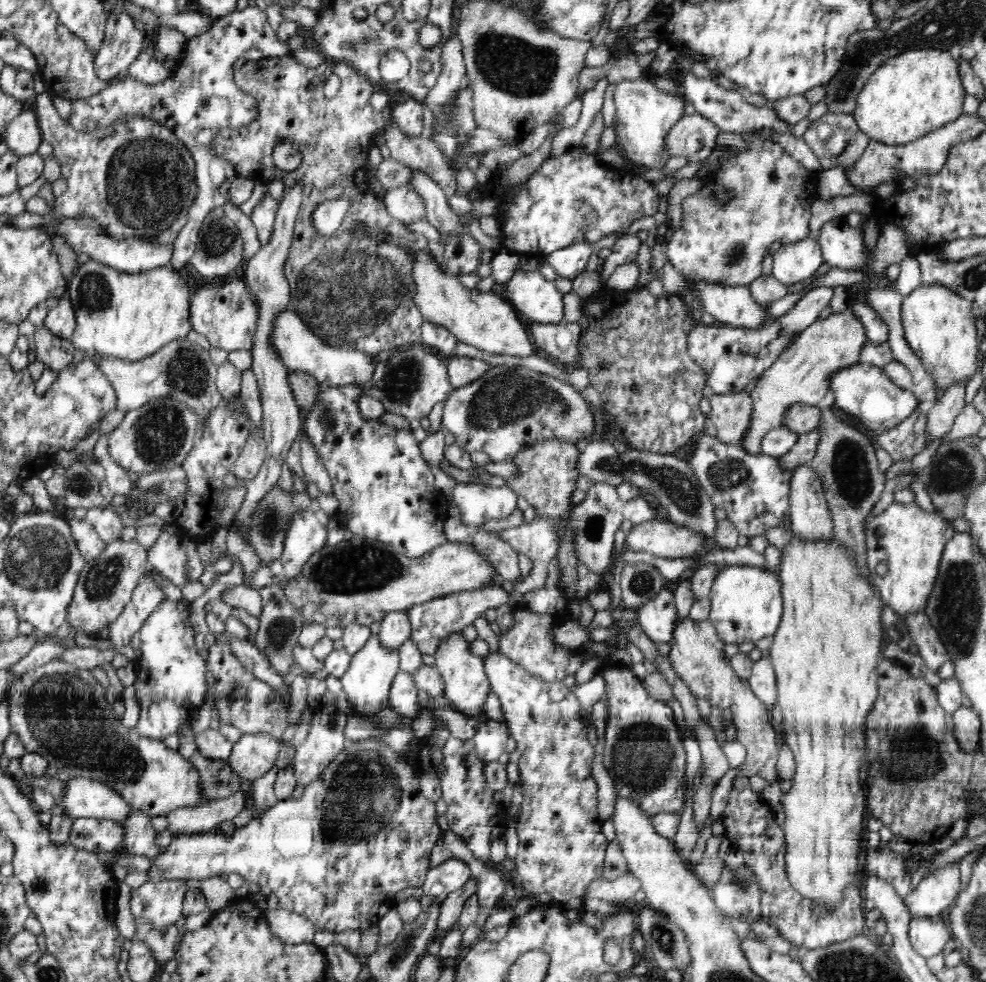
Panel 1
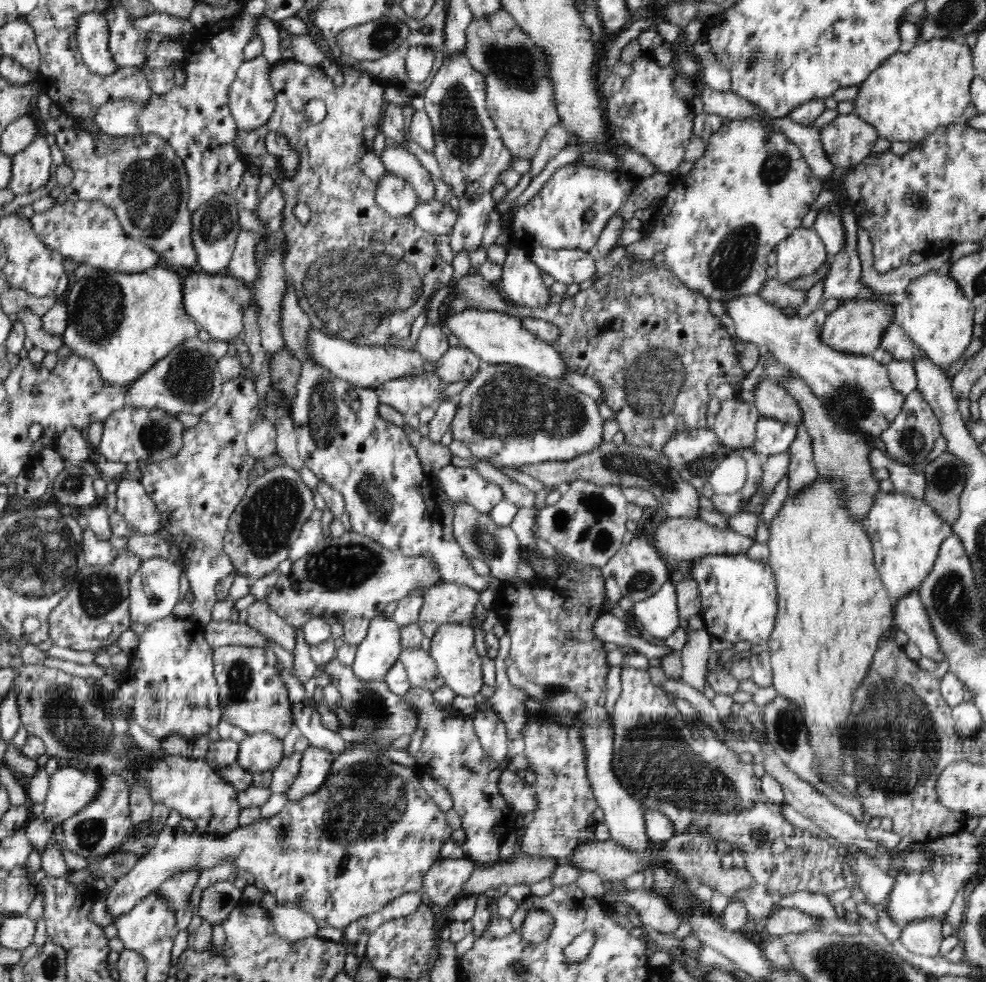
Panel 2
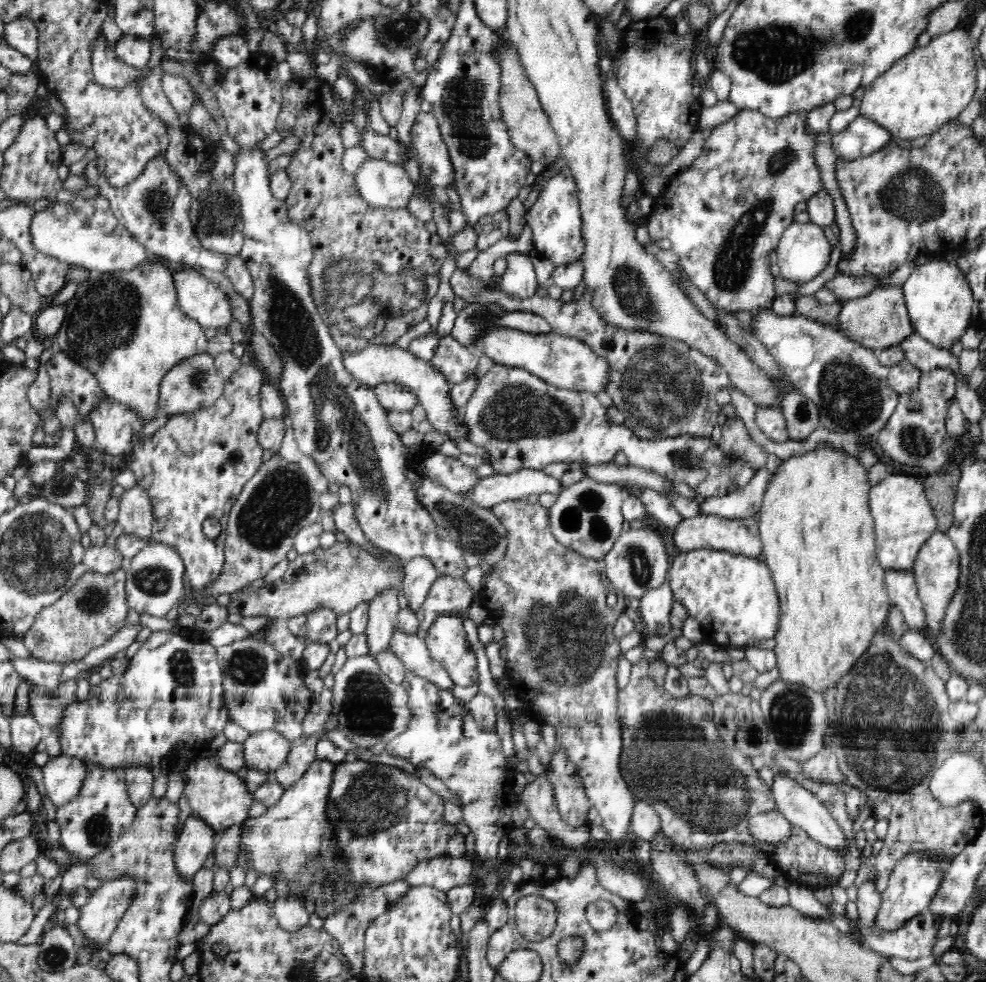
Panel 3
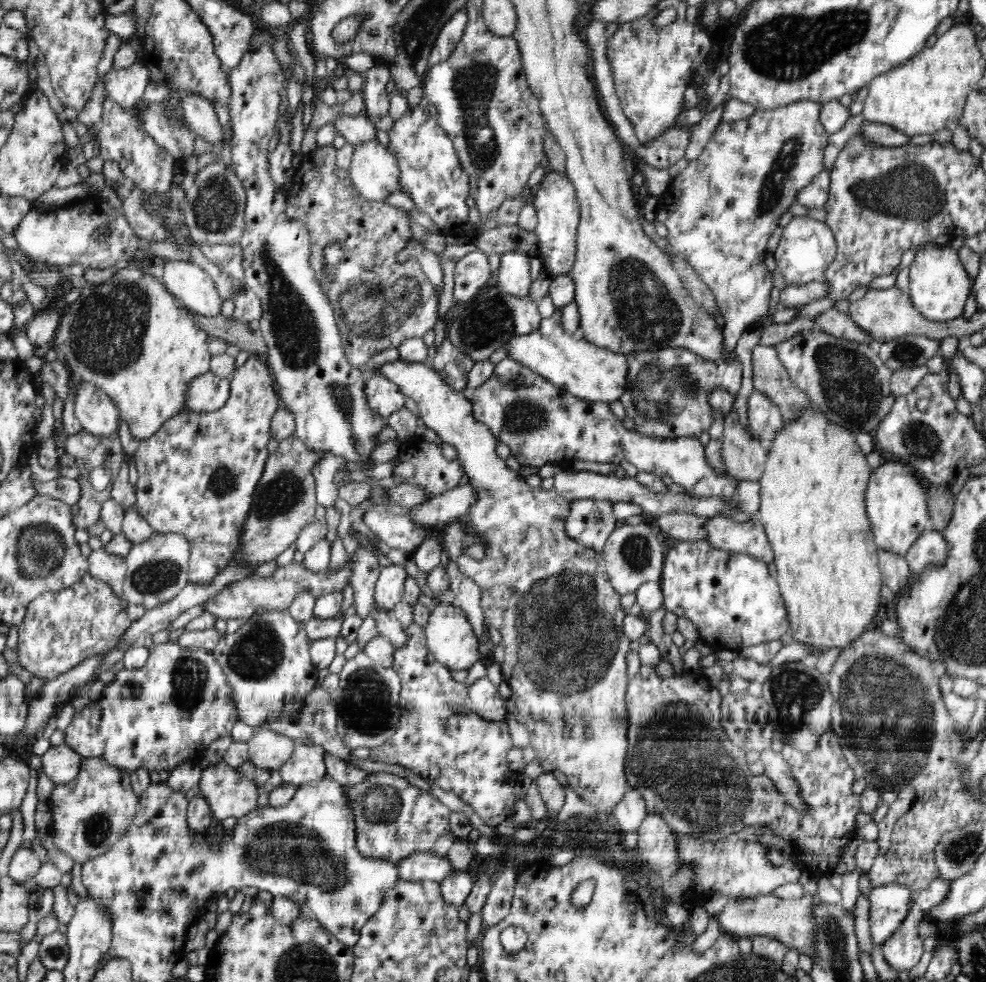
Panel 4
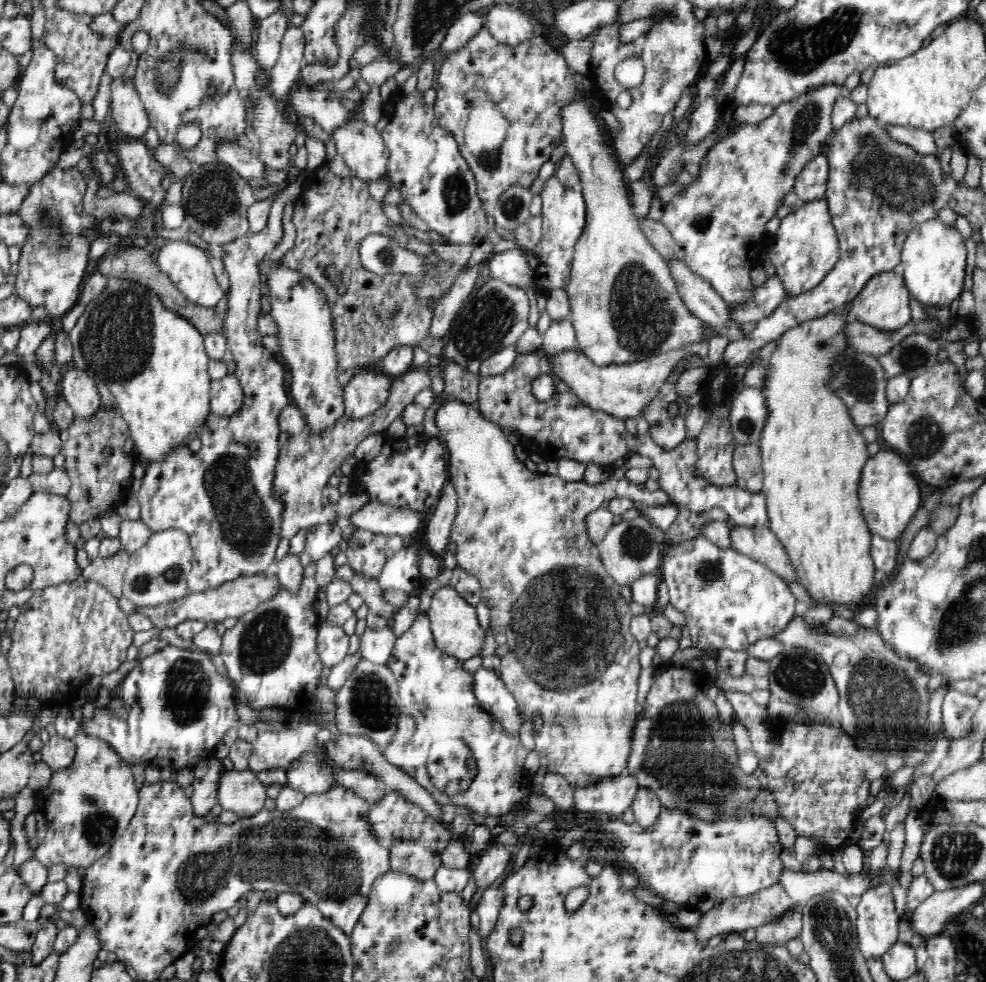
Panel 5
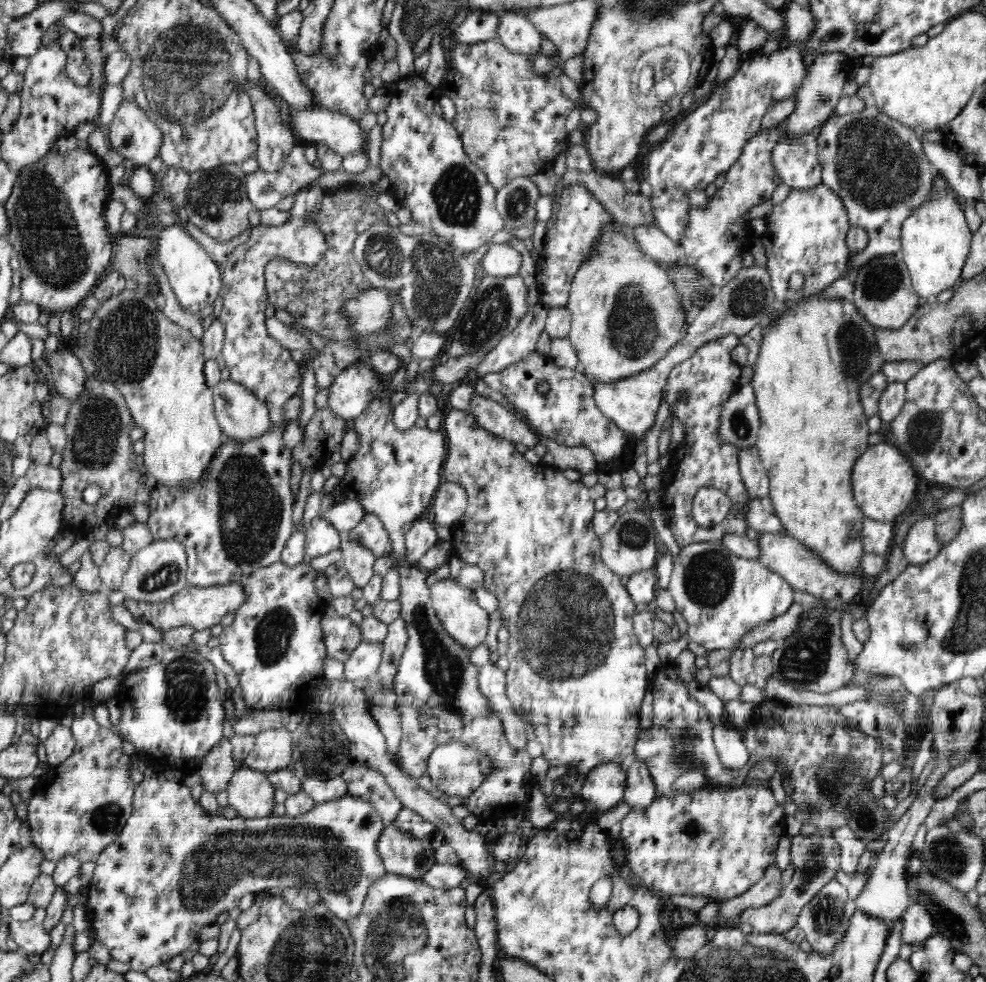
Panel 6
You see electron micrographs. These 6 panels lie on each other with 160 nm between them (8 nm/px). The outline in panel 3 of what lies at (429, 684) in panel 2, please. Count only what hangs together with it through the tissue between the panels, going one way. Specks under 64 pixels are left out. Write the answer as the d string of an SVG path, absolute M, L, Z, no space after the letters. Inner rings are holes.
M396 628L390 641L392 653L405 664L407 670L428 682L432 681L438 688L454 688L455 684L450 675L431 659L424 639Z

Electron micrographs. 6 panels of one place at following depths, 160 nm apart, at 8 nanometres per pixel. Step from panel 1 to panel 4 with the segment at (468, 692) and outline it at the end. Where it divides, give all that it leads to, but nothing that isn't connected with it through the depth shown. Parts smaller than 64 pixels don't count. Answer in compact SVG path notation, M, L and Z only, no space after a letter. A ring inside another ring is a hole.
M436 604L423 629L425 630L428 651L432 653L434 659L440 664L444 664L450 671L469 670L480 659L480 641L474 636L469 620L458 604Z

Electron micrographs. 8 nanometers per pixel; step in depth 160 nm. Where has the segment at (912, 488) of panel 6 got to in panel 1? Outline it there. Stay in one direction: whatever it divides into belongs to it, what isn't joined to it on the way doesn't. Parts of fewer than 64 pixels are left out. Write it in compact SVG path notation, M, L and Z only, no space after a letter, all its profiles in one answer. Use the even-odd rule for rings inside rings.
M893 502L865 528L867 567L870 580L883 602L900 615L924 612L934 588L945 544L956 534L950 521L926 512L916 503Z

